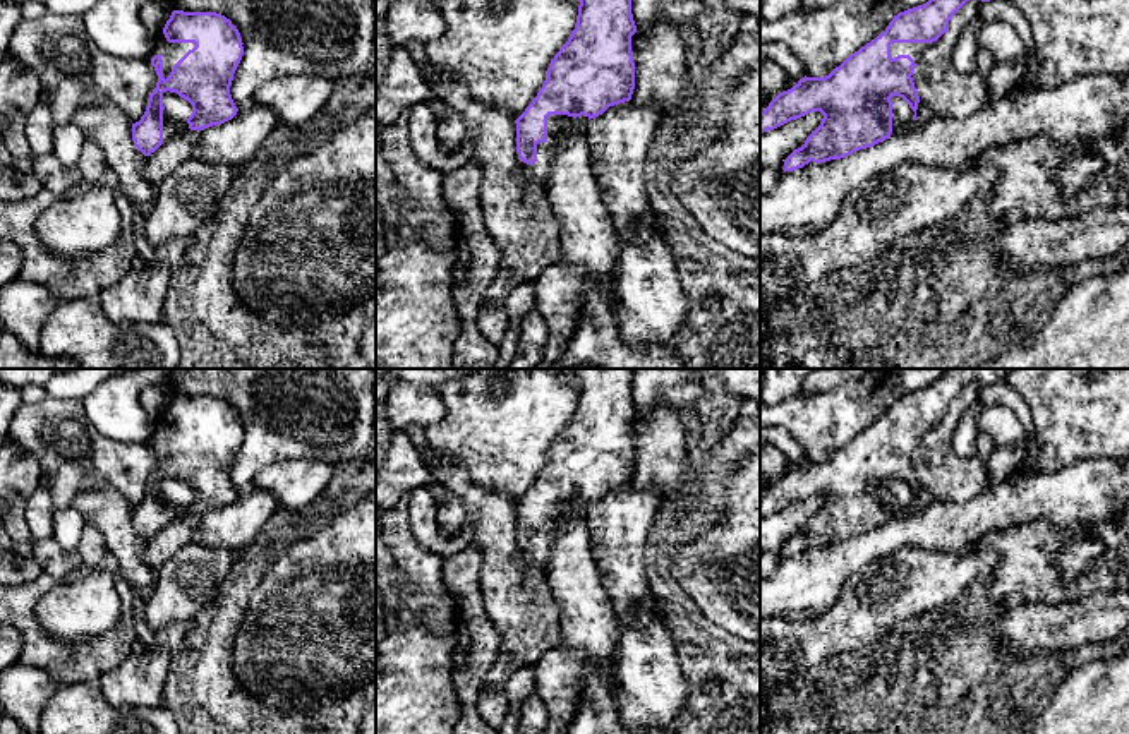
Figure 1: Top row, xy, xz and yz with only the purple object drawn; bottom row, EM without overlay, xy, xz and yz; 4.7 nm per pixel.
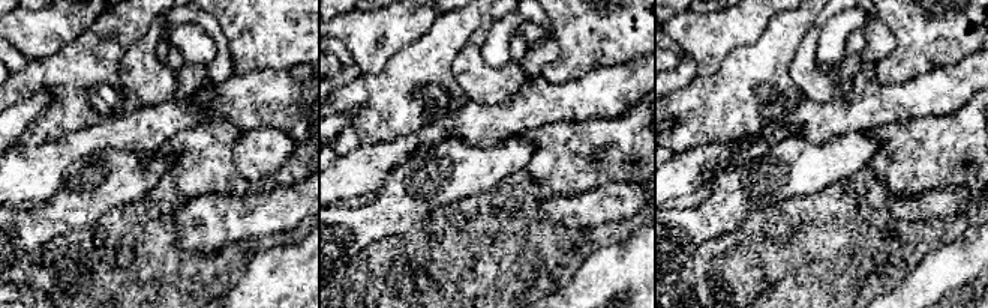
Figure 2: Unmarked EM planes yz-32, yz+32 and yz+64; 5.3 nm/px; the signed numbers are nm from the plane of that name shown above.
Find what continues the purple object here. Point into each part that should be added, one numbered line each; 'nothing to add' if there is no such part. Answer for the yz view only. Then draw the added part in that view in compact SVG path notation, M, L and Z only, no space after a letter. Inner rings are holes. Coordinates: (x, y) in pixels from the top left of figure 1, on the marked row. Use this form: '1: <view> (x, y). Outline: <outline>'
1: yz (903, 120). Outline: M892 96L891 101L892 101L892 134L891 135L899 135L906 130L921 129L935 115L932 106L923 99L920 99L916 111L913 111L909 105L899 96Z

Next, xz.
1: xz (558, 126). Outline: M549 115L547 117L547 141L537 144L537 161L534 165L527 165L522 159L520 170L527 182L539 184L546 189L547 177L554 161L554 154L563 144L563 135L575 125L585 129L589 117L568 117L568 115Z

